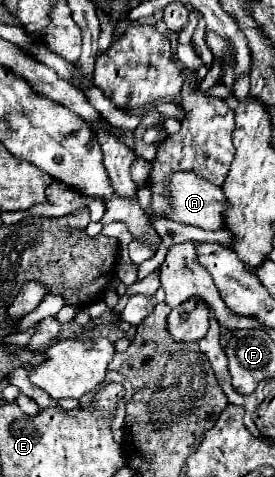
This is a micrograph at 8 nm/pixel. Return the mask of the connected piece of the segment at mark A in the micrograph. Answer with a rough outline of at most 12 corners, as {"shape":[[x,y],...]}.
{"shape":[[175,172],[165,218],[223,228],[227,200],[195,172]]}

